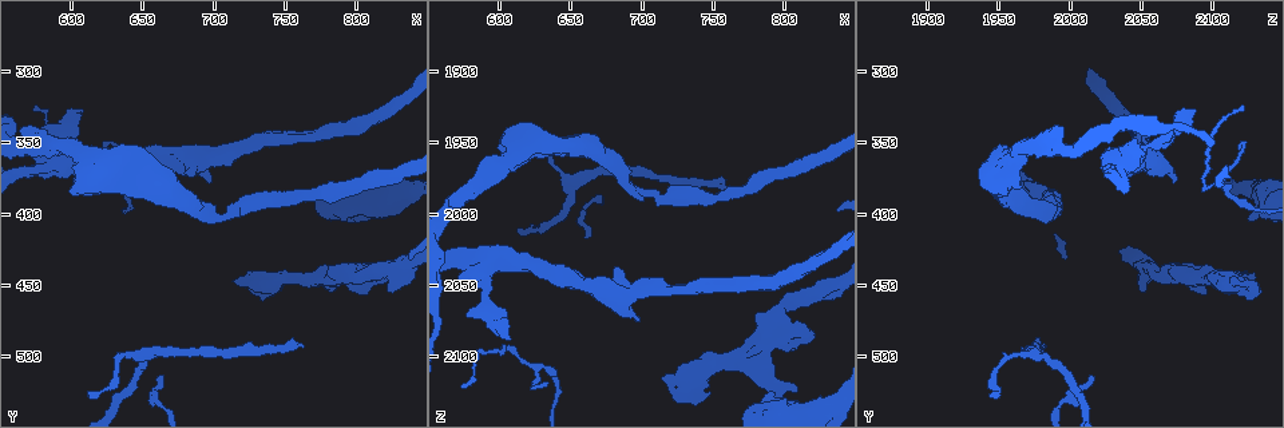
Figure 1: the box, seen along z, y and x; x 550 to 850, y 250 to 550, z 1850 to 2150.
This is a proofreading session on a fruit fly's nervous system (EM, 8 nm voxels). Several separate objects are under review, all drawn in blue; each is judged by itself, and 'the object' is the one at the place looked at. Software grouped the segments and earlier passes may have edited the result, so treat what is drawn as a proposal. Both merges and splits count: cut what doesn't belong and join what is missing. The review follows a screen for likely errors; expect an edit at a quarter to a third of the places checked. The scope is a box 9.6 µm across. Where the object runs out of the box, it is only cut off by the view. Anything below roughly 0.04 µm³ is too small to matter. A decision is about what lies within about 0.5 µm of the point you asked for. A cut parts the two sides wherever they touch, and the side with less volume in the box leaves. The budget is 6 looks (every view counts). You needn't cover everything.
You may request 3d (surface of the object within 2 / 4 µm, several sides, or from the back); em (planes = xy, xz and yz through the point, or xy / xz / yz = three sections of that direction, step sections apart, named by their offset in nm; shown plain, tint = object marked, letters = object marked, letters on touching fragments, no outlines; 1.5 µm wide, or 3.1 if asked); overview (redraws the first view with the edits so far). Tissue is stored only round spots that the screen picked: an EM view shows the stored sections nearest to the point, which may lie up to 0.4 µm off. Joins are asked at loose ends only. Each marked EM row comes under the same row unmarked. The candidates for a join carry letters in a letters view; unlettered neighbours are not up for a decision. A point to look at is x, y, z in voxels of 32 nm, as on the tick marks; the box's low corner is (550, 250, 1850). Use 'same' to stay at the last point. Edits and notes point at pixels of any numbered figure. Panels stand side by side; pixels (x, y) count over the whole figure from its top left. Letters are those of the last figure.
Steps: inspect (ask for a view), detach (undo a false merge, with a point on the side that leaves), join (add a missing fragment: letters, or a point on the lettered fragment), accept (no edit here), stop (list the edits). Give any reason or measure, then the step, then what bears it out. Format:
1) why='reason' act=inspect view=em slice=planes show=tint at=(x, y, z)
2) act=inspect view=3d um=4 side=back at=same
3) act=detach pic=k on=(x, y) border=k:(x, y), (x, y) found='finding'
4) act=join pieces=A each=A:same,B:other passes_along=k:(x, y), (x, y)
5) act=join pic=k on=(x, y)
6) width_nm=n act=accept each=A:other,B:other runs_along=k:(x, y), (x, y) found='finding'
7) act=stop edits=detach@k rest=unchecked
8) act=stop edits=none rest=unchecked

act=inspect view=em slice=planes show=letters at=(762, 492, 1982)

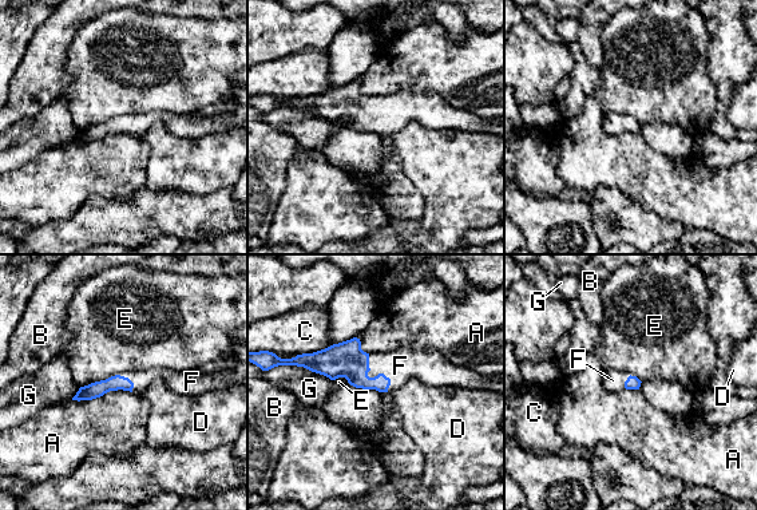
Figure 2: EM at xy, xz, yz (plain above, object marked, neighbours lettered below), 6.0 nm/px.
act=join pieces=F each=A:other,B:other,C:other,D:other,E:other,F:same,G:other found='the neuron continues'

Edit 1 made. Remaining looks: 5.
act=inspect view=overview

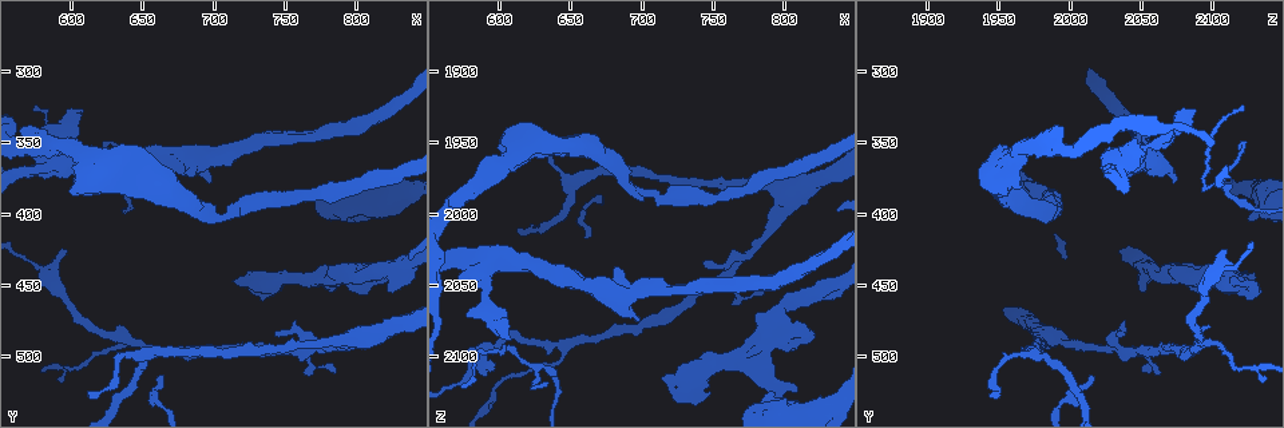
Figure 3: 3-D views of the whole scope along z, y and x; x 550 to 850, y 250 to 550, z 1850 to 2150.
why='a narrow waist' act=inspect view=em slice=planes show=tint at=(702, 402, 1986)

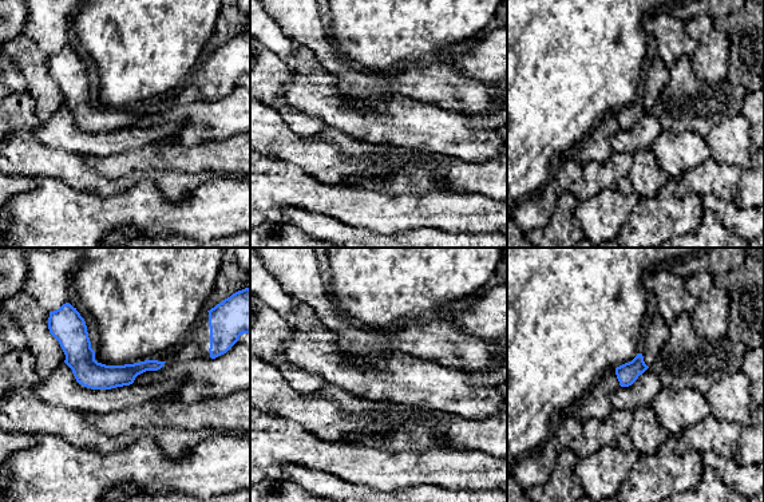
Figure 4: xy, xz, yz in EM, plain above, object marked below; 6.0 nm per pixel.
why='what lies round it' act=inspect view=em slice=planes show=letters at=same

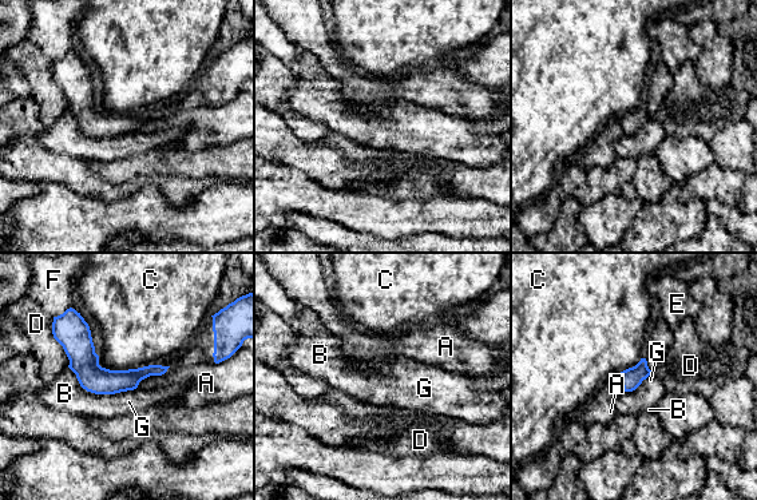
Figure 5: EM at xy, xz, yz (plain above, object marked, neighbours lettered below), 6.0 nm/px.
width_nm=130 longest_contact=B:340nm act=accept each=A:other,B:other,C:other,D:other,E:other,F:other,G:other found='one neuron here'

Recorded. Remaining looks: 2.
why='free end' act=inspect view=em slice=planes show=letters at=(714, 444, 2116)

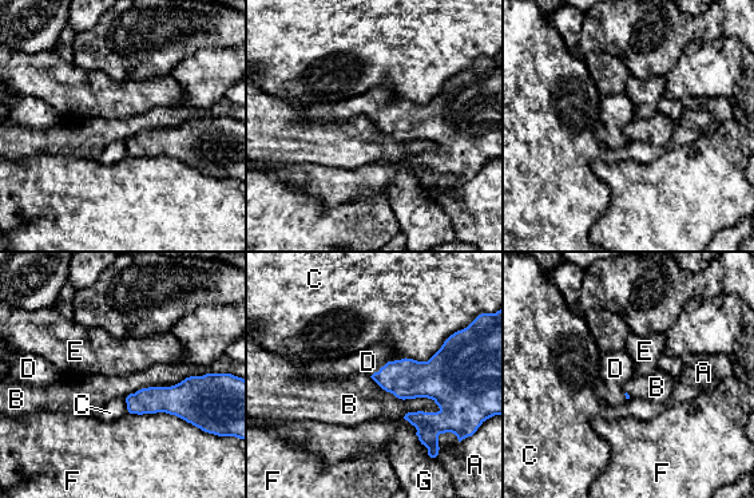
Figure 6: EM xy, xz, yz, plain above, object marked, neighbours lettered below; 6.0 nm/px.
act=join pieces=D each=A:other,B:other,C:other,D:same,E:other,F:other,G:other passes_along=6:(407, 379), (388, 362), (368, 362) found='the neuron continues'

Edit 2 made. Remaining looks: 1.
act=stop edits=join@2,join@6 rest=unchecked

